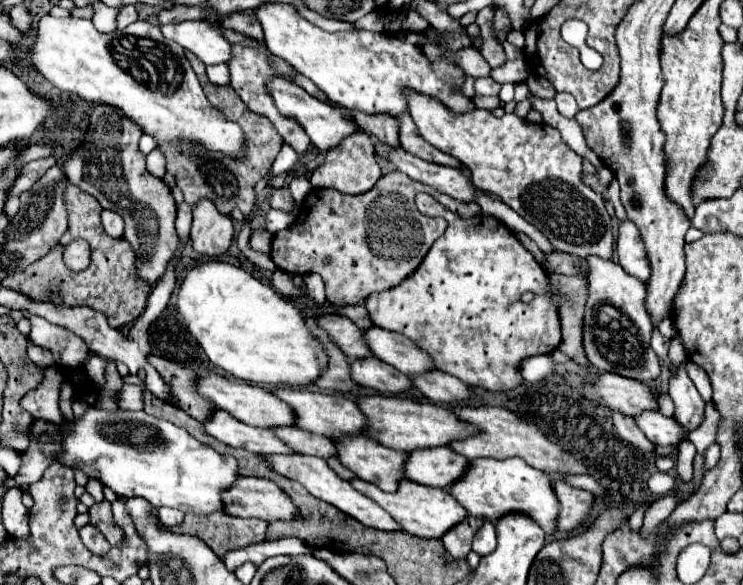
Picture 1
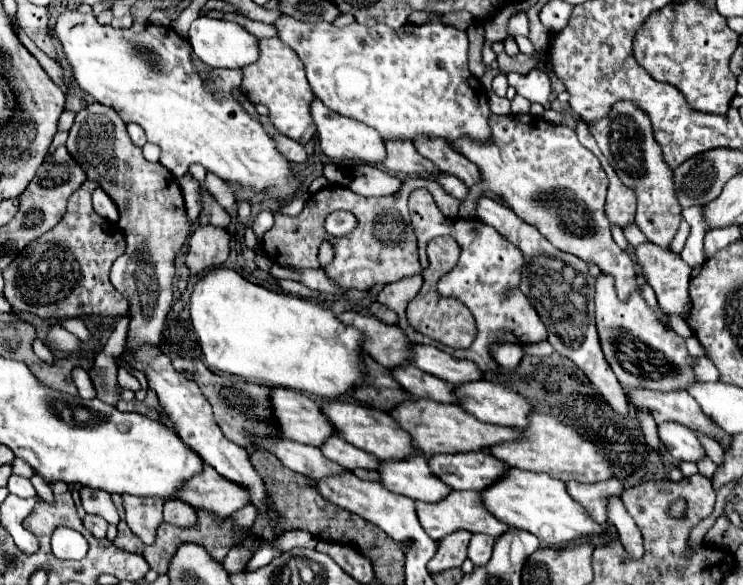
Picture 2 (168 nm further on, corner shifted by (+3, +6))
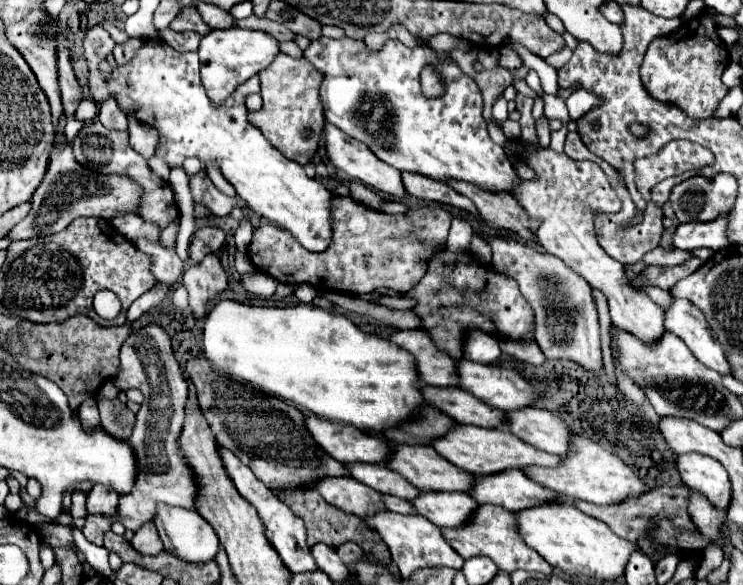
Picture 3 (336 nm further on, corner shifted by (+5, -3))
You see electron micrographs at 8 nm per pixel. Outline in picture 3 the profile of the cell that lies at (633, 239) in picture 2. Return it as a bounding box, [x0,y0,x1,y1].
[642,247,692,267]

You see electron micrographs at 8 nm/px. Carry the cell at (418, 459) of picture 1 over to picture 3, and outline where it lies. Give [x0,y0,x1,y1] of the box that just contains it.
[468,469,564,511]

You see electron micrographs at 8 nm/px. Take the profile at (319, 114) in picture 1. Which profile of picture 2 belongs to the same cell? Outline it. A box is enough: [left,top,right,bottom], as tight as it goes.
[310,100,386,168]

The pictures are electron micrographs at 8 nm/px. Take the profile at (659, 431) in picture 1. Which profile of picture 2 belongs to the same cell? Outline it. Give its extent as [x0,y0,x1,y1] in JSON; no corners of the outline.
[658,424,706,462]

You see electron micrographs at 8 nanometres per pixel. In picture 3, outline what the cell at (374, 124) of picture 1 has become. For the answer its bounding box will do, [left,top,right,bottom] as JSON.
[402,173,480,219]

